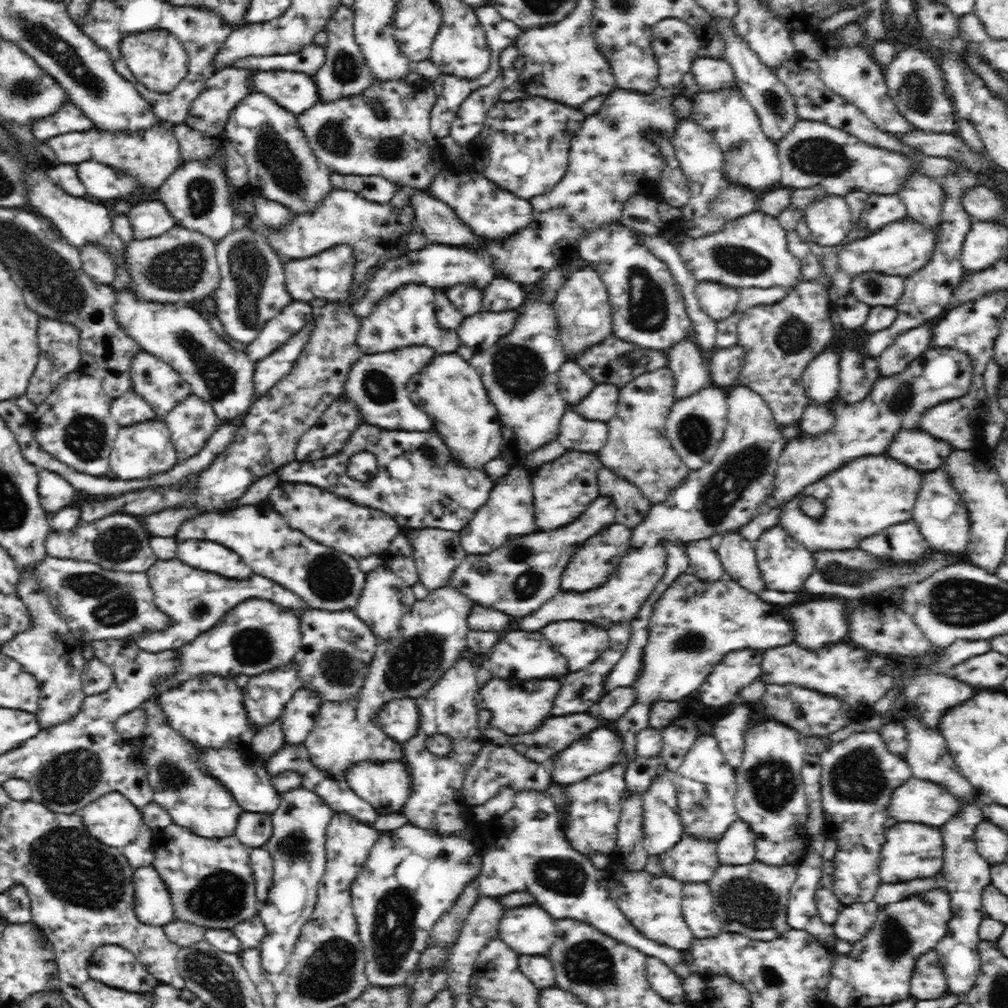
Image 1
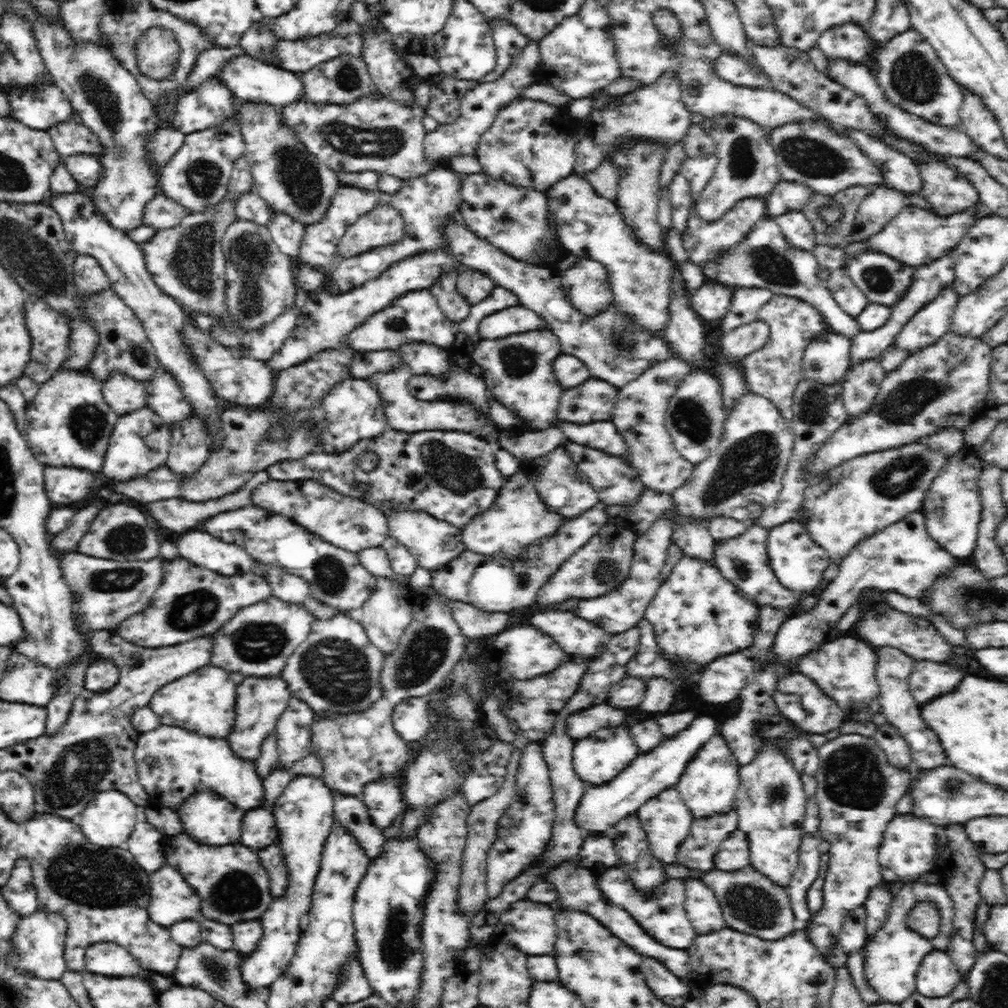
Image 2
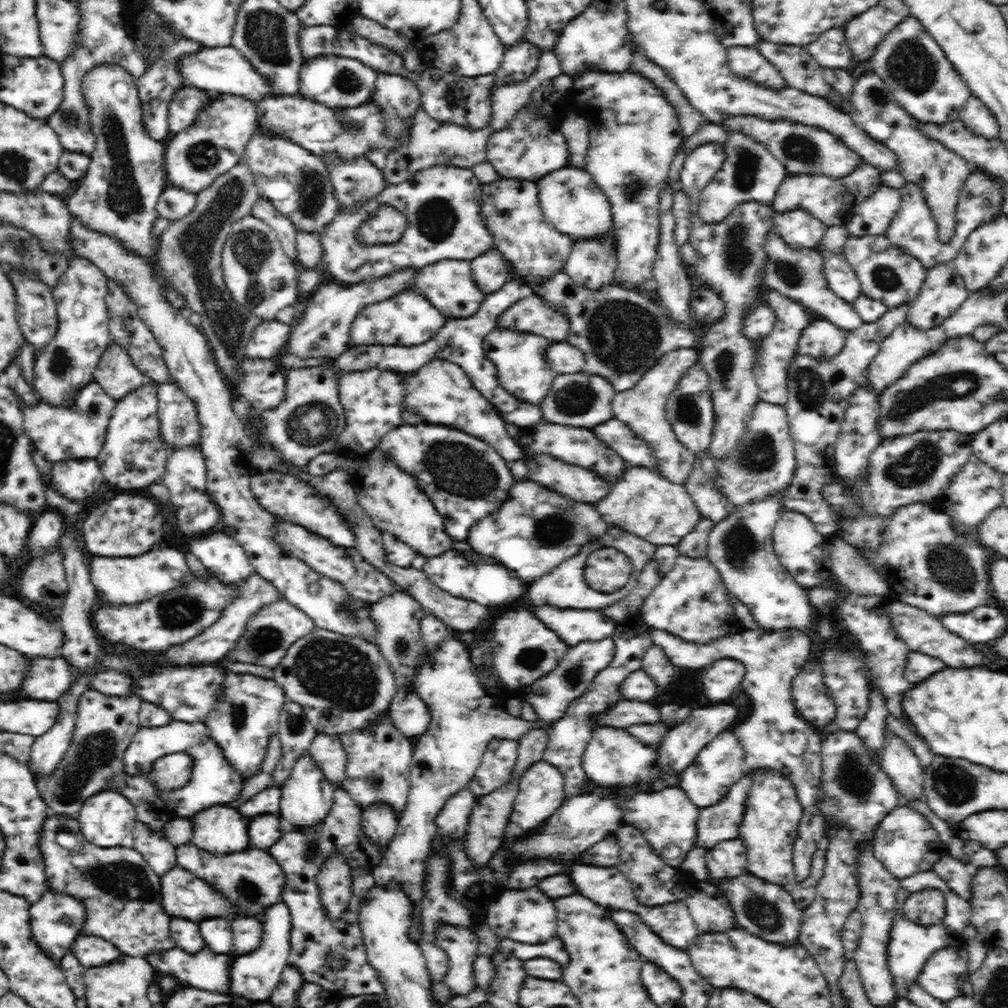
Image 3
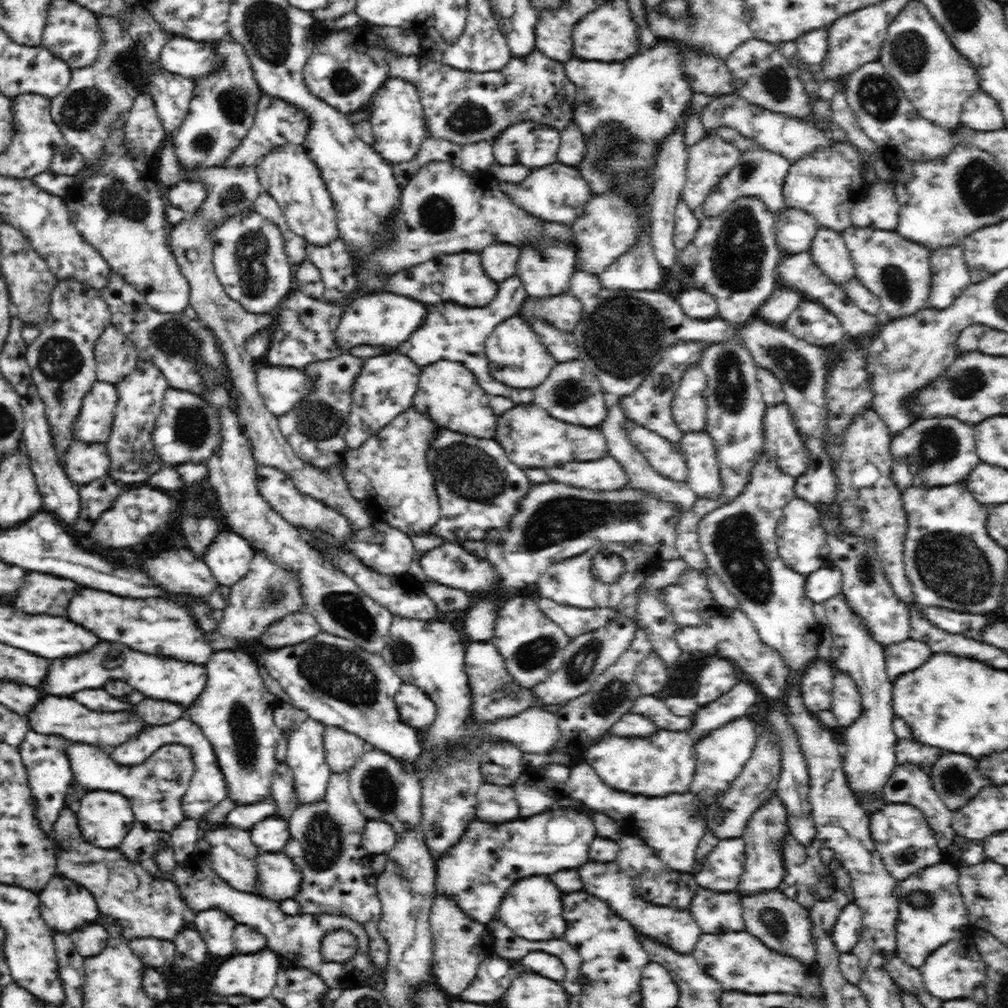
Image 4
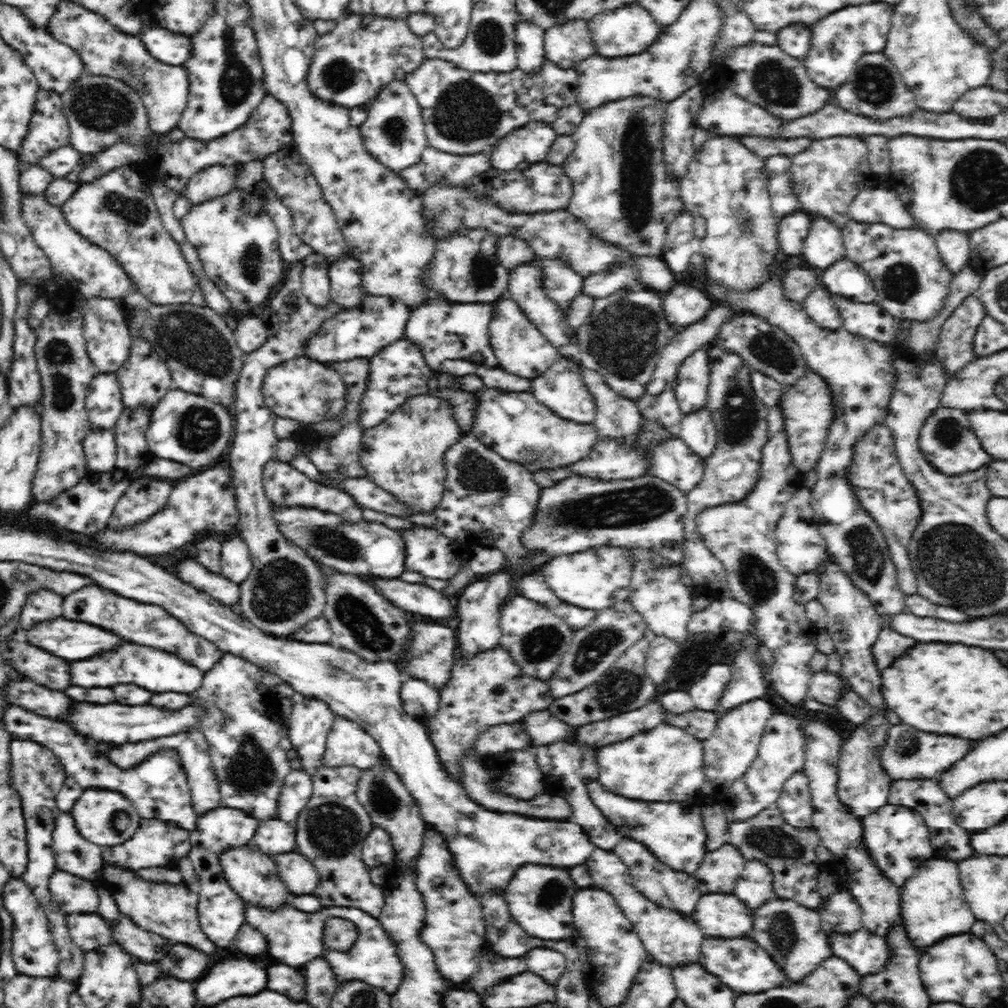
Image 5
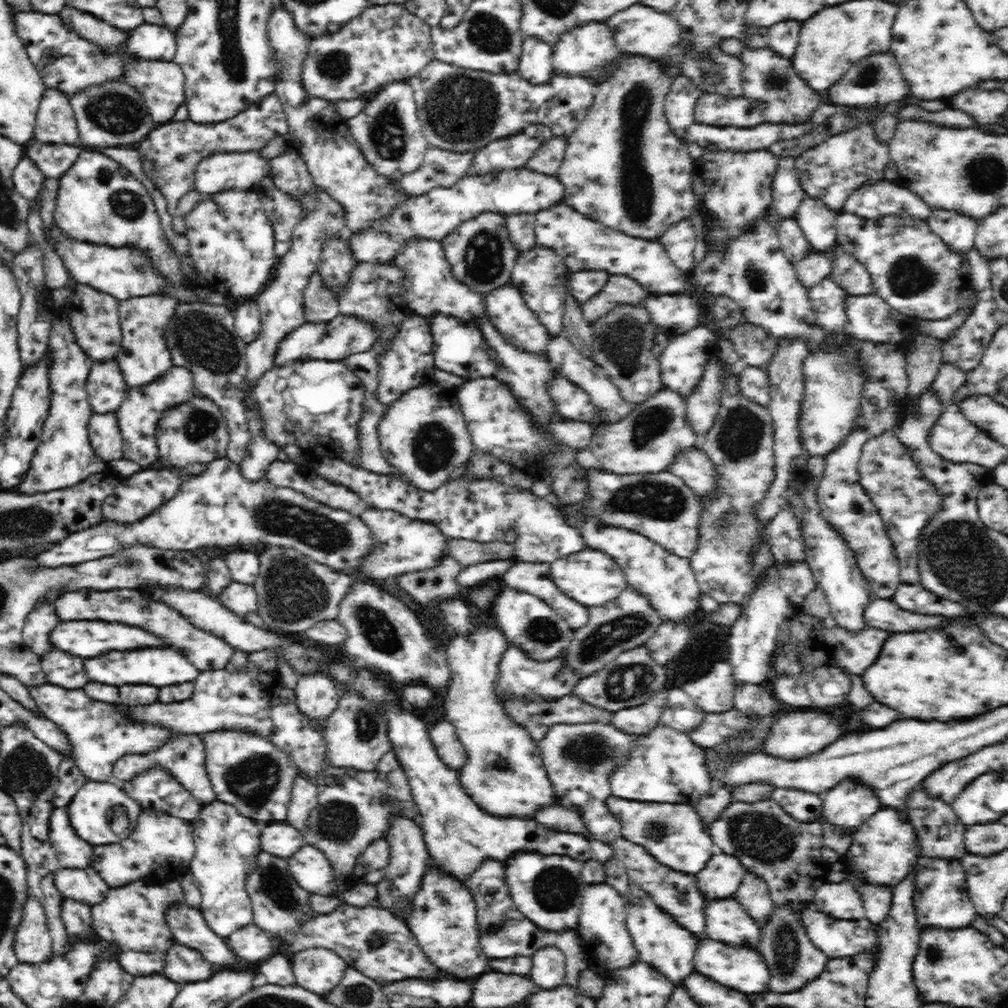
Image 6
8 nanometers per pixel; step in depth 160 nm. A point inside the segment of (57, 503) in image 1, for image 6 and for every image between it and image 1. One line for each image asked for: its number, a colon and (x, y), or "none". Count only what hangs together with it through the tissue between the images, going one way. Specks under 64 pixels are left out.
2: (64, 485)
3: (74, 480)
4: (84, 462)
5: (100, 449)
6: (104, 434)

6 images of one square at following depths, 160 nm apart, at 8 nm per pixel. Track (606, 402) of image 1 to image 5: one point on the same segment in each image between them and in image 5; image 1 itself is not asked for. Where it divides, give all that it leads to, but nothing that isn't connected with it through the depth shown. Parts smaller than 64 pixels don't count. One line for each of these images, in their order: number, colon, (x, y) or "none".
2: (593, 400)
3: (583, 399)
4: (572, 393)
5: (561, 388)

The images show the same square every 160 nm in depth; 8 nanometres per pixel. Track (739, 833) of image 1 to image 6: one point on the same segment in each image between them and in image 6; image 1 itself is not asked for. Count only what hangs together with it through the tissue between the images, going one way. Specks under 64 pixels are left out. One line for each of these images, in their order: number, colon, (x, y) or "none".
2: (733, 854)
3: (727, 859)
4: (721, 870)
5: (720, 871)
6: (722, 877)

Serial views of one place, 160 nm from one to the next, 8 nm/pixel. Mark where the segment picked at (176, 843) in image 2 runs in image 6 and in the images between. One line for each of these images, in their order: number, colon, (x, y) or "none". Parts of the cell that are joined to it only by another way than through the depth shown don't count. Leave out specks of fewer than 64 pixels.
3: (250, 880)
4: (279, 879)
5: (300, 876)
6: (310, 868)

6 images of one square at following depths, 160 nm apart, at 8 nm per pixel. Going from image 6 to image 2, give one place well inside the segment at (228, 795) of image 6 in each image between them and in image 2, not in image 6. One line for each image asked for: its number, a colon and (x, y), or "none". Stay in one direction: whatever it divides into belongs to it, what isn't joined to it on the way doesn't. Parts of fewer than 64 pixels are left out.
2: (260, 703)
3: (247, 715)
4: (235, 711)
5: (247, 747)

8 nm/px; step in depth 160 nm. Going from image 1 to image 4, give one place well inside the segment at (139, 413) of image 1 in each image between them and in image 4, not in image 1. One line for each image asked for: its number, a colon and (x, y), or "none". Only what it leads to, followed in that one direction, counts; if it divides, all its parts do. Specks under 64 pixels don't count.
2: (124, 394)
3: (118, 376)
4: (116, 357)

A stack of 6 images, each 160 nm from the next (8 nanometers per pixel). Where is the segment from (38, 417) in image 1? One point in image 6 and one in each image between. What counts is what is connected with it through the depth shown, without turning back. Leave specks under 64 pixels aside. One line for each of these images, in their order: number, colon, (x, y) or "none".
2: (68, 424)
3: (73, 431)
4: (94, 422)
5: (103, 403)
6: (106, 388)

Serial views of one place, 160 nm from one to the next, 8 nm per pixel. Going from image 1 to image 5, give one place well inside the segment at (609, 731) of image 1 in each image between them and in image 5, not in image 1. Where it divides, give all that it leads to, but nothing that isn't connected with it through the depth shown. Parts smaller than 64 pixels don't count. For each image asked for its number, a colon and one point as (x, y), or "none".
2: (598, 758)
3: (613, 756)
4: (664, 763)
5: (666, 763)

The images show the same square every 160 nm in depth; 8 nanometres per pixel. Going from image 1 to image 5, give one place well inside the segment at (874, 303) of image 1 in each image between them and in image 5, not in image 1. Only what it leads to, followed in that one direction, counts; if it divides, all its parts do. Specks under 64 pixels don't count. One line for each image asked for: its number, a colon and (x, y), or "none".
2: (883, 280)
3: (887, 273)
4: (897, 270)
5: (904, 266)

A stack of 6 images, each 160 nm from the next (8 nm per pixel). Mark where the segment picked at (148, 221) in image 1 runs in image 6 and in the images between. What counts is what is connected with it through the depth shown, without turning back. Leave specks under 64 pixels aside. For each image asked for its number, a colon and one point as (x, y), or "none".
2: (162, 212)
3: (174, 203)
4: (187, 195)
5: (208, 184)
6: (220, 172)

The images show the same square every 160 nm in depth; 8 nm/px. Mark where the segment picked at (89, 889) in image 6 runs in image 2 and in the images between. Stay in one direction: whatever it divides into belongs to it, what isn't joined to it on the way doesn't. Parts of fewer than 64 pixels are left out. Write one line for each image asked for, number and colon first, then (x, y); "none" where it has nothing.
2: (38, 945)
3: (55, 920)
4: (65, 906)
5: (71, 894)

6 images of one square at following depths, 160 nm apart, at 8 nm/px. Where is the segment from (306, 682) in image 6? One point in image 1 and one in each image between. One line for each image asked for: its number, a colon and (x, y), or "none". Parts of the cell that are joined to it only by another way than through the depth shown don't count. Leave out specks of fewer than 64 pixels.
1: (297, 846)
2: (304, 815)
3: (307, 796)
4: (305, 756)
5: (309, 724)

